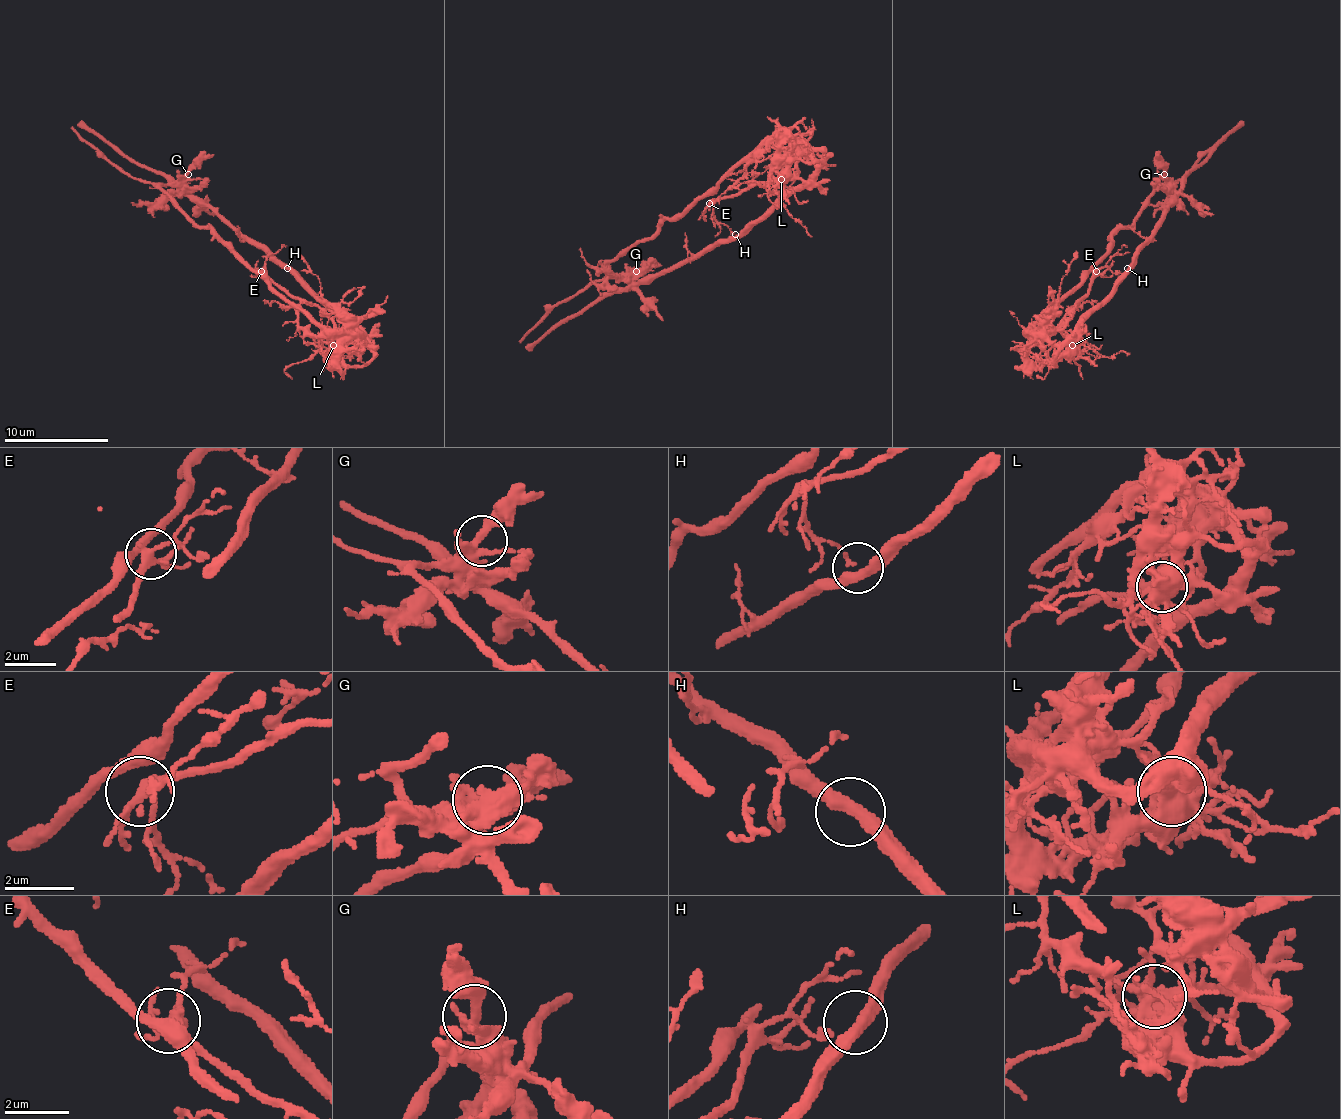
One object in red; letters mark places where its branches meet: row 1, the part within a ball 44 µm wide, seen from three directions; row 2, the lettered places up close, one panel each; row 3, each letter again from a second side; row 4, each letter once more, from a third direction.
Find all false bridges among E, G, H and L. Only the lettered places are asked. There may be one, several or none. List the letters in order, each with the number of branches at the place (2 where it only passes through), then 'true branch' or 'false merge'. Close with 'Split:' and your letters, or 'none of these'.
E: 5 branches meet; true branch
G: 4 branches meet; true branch
H: 2 branches meet; true branch
L: 9 branches meet; false merge
Split: L

